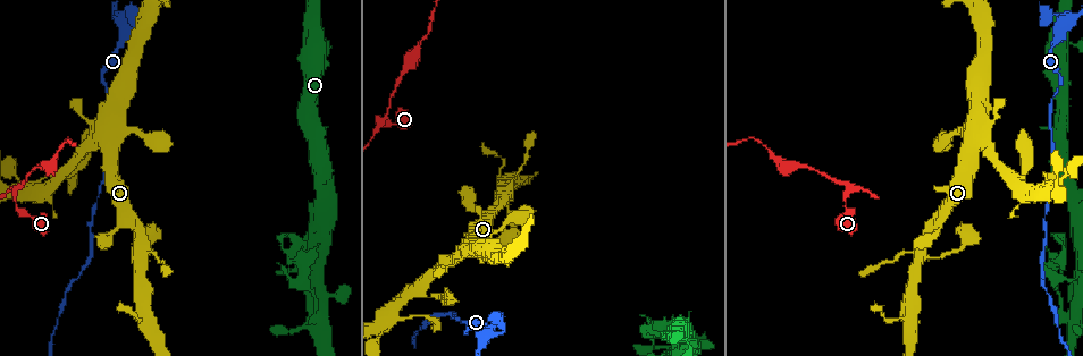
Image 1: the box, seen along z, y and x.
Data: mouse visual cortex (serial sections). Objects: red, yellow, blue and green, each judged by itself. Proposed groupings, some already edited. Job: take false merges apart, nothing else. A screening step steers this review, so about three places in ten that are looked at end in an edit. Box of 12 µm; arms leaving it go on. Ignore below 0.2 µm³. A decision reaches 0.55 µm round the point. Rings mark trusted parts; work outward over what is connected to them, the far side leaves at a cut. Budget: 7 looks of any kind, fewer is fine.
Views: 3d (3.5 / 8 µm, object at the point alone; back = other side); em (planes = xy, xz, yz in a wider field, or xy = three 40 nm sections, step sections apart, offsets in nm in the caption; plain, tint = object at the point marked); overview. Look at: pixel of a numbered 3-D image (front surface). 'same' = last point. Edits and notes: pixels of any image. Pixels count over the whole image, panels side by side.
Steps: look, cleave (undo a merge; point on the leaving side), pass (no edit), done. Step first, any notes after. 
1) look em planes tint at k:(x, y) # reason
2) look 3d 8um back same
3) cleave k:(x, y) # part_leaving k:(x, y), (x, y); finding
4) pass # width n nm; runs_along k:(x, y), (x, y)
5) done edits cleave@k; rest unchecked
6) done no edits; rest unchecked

look 3d 8um at 1:(64, 295) # thin neck

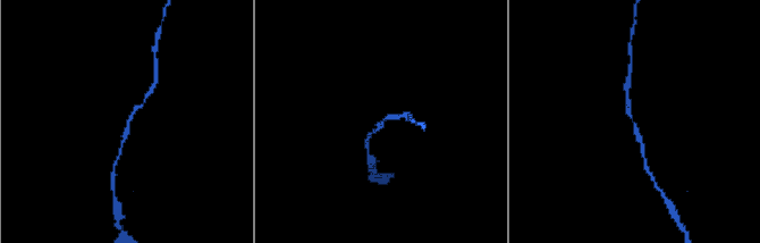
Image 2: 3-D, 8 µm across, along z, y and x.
look 3d 3.5um at 2:(382, 120)

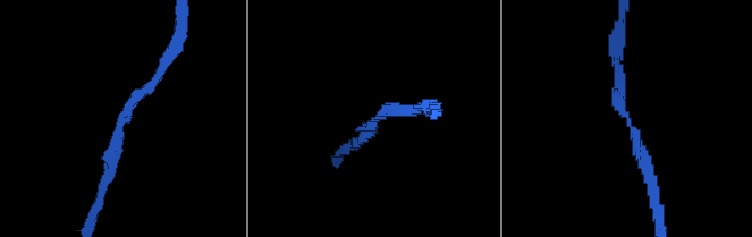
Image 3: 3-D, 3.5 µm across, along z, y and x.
look em xy step 1 tint at 3:(124, 121)

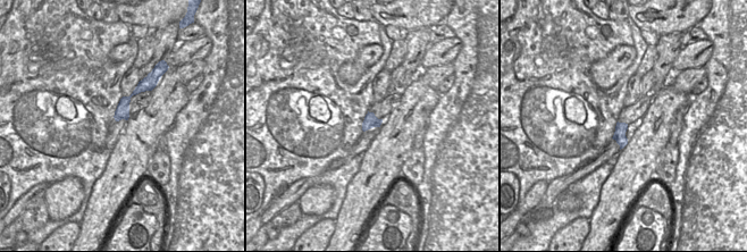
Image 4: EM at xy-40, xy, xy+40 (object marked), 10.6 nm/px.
pass # width 150 nm; runs_along 4:(148, 86), (133, 93), (117, 117); continuous, no second cell

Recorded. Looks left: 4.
look 3d 3.5um at 1:(19, 207)

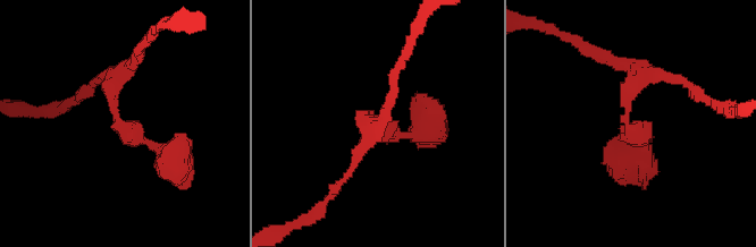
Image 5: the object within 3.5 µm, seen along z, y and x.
look em xy step 2 tint at 5:(626, 118) # shape alone is not enough

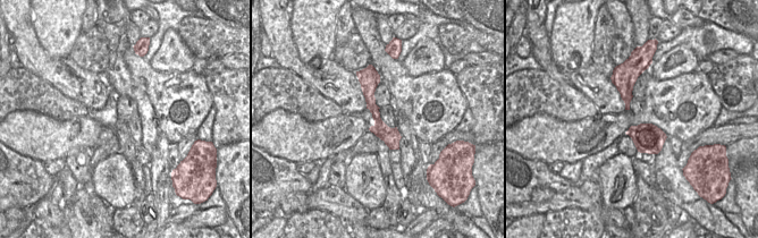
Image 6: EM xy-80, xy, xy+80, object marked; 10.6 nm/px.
pass # runs_along 6:(371, 69), (370, 104), (396, 146); all the same cell

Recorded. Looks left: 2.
look 3d 3.5um at 1:(1061, 309) # calibre changes

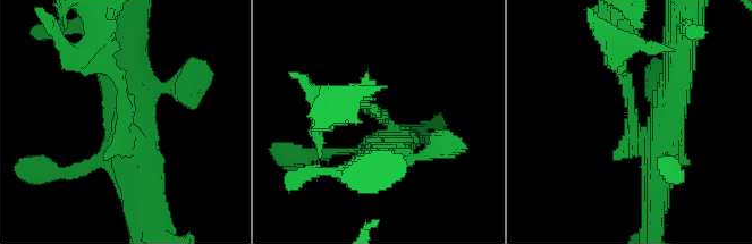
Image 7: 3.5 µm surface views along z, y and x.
cleave 7:(626, 94) # part_leaving 7:(634, 135), (616, 41); two cells meet here

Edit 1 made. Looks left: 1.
done edits cleave@7; rest unchecked

